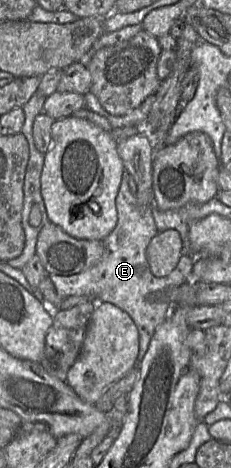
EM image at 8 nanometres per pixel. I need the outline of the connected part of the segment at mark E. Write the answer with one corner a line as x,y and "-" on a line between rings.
126,169
116,197
118,222
109,236
103,240
102,258
92,267
74,275
48,274
57,294
63,299
72,296
87,296
92,302
111,303
125,311
133,319
139,332
138,363
145,357
156,329
170,315
172,305
167,301
152,300
154,294
178,286
191,279
194,264
192,255
183,254
177,267
167,277
158,278
151,272
146,250
150,241
158,234
152,206
142,206
128,185

